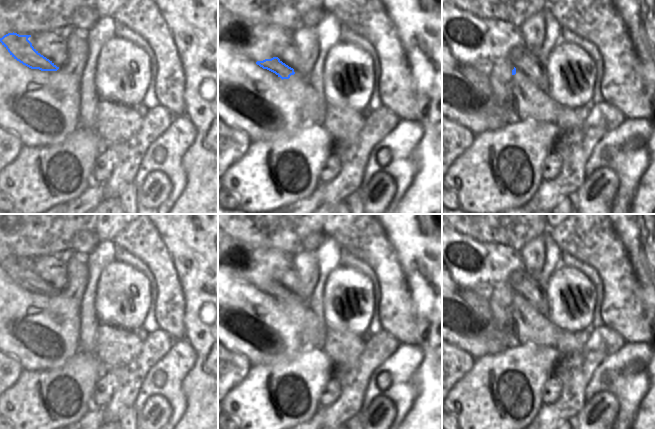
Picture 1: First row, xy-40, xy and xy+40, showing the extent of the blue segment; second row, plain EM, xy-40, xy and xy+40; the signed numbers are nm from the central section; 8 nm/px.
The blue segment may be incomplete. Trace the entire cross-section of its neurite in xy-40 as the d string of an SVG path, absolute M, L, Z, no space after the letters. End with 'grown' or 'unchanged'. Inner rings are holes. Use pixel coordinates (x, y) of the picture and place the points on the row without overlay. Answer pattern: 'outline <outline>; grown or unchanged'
outline M8 257L0 262L2 269L8 274L10 279L31 293L41 295L57 295L57 291L52 285L41 279L28 264L31 259L19 259Z; unchanged

